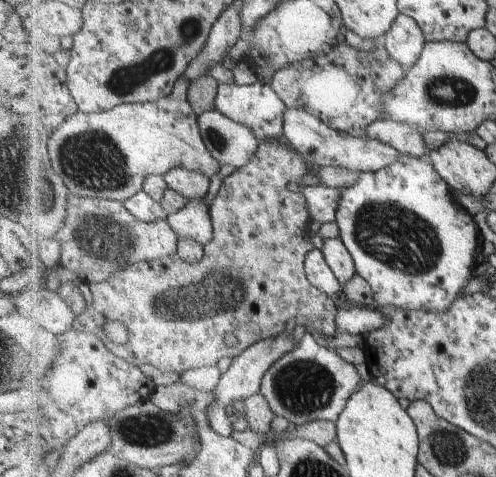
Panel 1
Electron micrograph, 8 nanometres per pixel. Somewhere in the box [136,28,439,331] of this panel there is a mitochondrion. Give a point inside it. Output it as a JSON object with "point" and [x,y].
{"point":[224,290]}

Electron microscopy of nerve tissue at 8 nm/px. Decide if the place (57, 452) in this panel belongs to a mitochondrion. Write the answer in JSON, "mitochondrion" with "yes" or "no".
{"mitochondrion":"no"}

